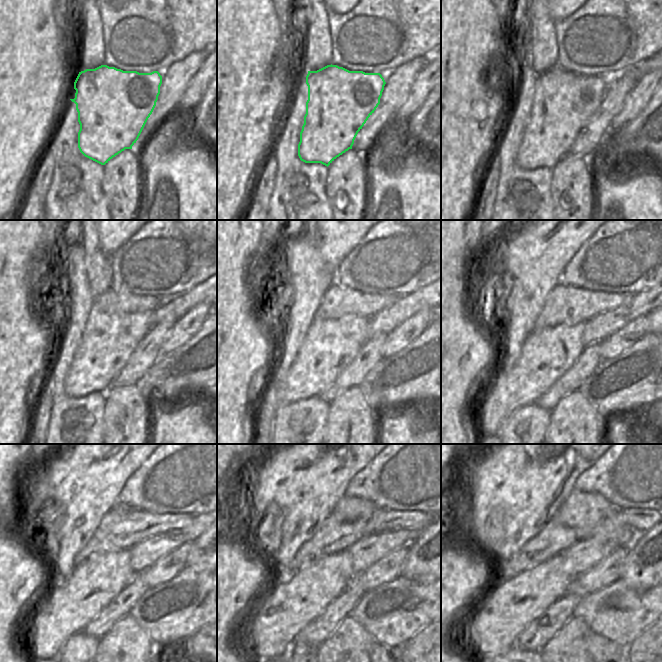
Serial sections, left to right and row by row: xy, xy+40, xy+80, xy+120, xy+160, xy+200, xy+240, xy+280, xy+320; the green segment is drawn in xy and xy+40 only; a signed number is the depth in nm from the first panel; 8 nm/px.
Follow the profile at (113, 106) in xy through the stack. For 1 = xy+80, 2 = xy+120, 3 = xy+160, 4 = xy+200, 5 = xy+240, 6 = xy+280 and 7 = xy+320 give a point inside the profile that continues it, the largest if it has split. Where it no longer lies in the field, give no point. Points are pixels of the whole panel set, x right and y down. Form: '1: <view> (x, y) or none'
1: xy+80 (563, 101)
2: xy+120 (109, 339)
3: xy+160 (330, 345)
4: xy+200 (547, 354)
5: xy+240 (66, 609)
6: xy+280 (292, 602)
7: xy+320 (493, 627)

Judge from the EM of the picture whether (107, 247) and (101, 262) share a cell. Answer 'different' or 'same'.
different

